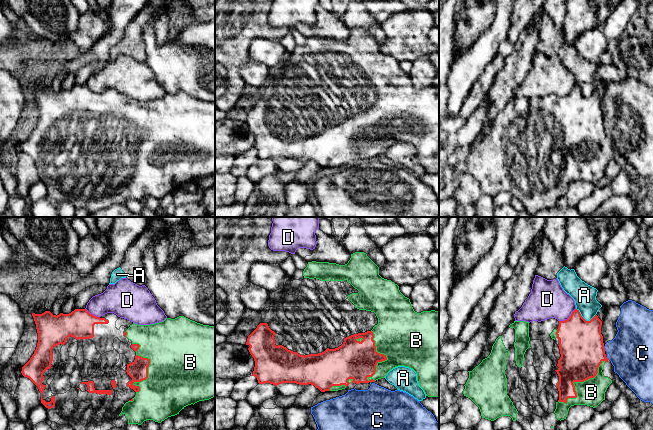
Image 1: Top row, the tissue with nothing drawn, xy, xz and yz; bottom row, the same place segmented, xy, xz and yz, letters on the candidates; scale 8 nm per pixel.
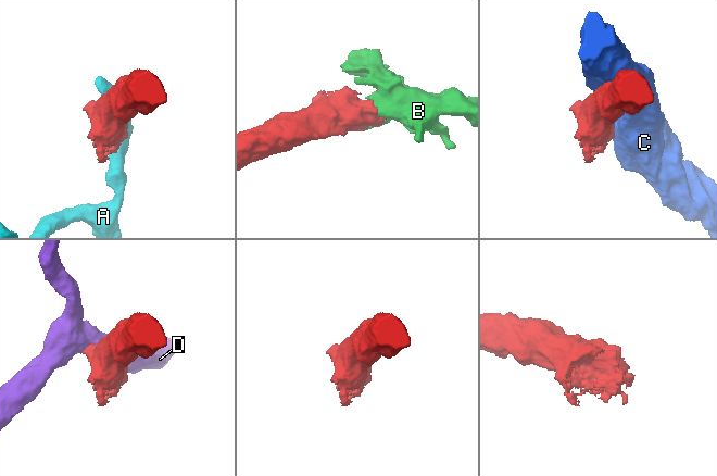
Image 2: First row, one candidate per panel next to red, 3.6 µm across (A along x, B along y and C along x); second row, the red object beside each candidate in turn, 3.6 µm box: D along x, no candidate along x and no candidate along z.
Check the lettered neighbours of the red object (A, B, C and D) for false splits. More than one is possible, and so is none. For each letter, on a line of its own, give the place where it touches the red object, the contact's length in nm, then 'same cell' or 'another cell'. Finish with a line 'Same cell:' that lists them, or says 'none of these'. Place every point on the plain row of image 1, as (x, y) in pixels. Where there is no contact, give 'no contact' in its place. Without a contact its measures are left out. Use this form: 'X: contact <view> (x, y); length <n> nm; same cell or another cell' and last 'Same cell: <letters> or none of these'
A: contact yz (584, 95); length 170 nm; another cell
B: contact yz (575, 157); length 500 nm; same cell
C: contact yz (604, 124); length 40 nm; another cell
D: contact yz (569, 93); length 170 nm; another cell
Same cell: B

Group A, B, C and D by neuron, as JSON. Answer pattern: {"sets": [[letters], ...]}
{"sets": [["A"], ["B"], ["C"], ["D"]]}

